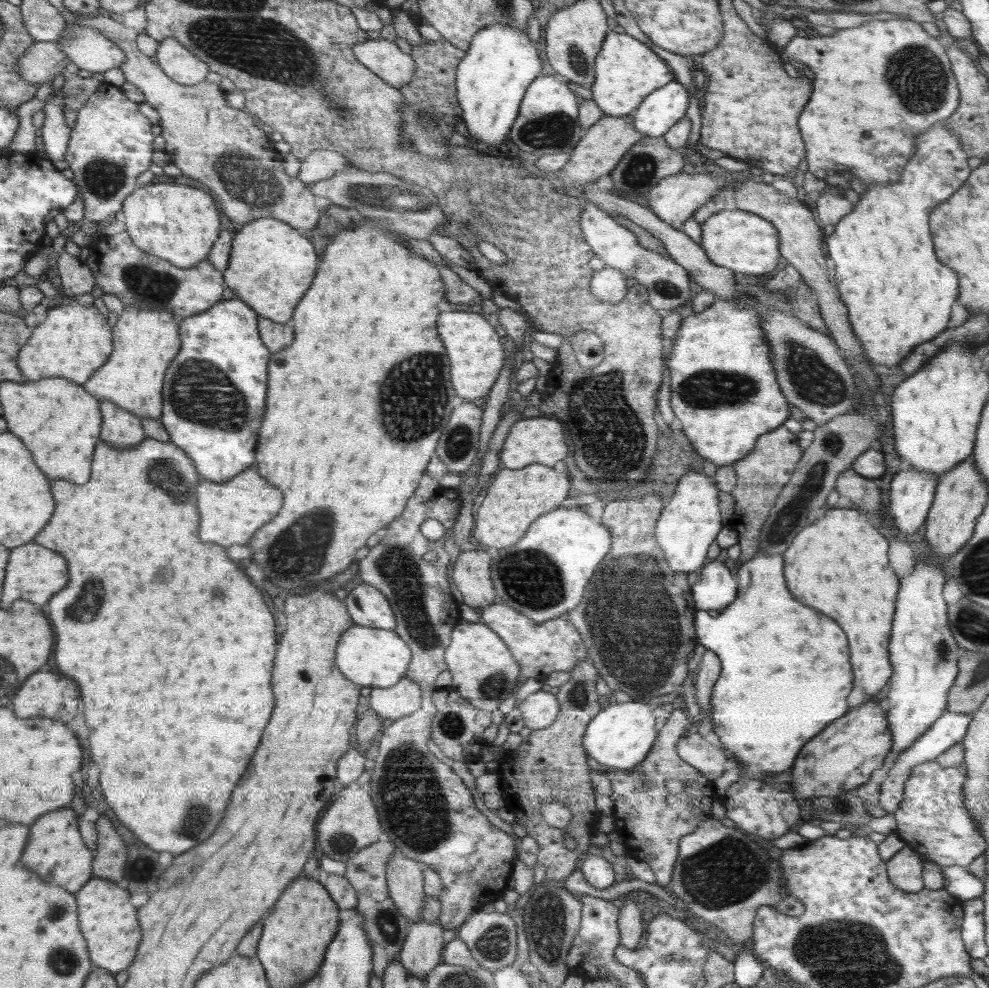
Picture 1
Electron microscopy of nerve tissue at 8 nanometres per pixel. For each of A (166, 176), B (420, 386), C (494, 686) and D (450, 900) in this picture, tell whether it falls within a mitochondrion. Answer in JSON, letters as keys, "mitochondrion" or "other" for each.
{"A":"other","B":"mitochondrion","C":"mitochondrion","D":"other"}

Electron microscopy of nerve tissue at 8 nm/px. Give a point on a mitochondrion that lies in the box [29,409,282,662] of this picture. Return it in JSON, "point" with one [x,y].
{"point":[165,473]}

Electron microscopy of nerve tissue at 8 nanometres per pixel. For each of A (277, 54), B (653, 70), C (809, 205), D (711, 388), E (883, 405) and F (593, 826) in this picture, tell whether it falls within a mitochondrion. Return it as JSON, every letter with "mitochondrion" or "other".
{"A":"mitochondrion","B":"other","C":"other","D":"mitochondrion","E":"other","F":"other"}

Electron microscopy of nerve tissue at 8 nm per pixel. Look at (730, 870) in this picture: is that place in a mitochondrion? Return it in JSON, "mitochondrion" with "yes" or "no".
{"mitochondrion":"yes"}

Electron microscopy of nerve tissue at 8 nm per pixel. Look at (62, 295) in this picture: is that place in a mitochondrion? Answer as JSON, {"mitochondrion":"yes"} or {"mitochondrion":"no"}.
{"mitochondrion":"no"}

